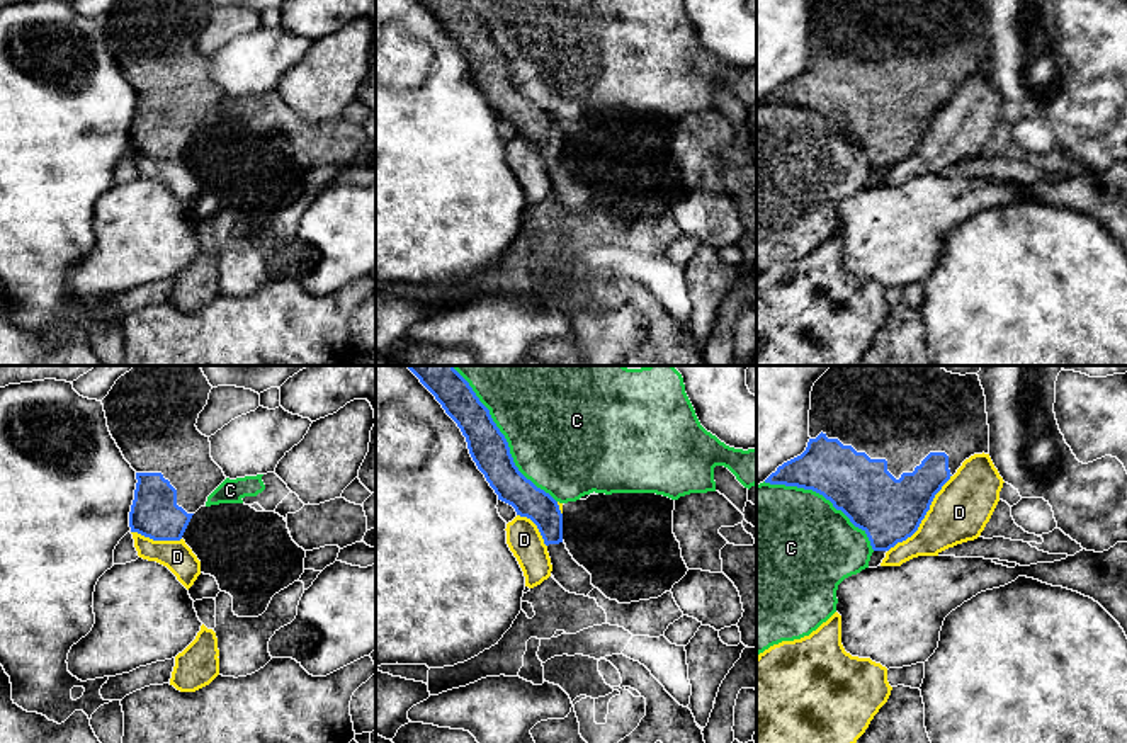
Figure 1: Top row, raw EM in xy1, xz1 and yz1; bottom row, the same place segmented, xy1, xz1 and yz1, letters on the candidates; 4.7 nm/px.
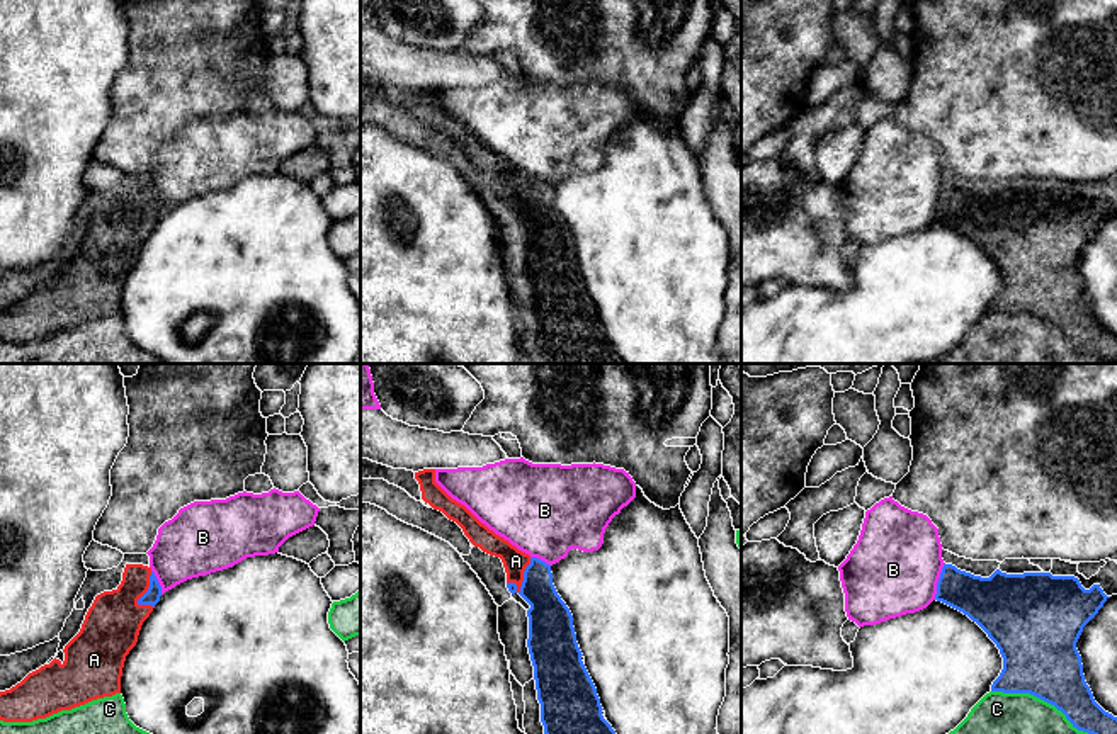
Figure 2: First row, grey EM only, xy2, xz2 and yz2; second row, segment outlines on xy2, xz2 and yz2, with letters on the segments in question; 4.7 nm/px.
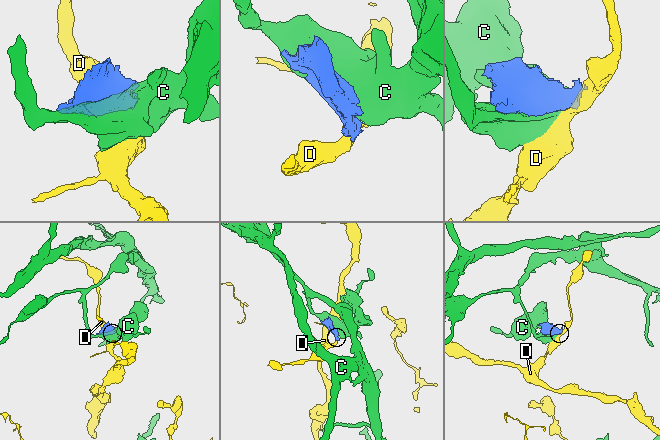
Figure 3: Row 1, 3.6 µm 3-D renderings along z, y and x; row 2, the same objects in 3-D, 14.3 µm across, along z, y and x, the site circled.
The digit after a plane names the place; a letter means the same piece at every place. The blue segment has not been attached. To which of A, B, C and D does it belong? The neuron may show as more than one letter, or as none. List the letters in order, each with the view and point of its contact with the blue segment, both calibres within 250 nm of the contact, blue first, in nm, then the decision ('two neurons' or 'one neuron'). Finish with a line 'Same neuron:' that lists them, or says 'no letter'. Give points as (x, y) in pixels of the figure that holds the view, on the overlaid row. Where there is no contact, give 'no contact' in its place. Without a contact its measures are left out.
A: xz2 (524, 575) | 200/120 nm | one neuron
B: yz2 (939, 581) | 220/440 nm | two neurons
C: xz1 (504, 437) | 190/480 nm | two neurons
D: yz1 (923, 517) | 300/280 nm | two neurons
Same neuron: A

